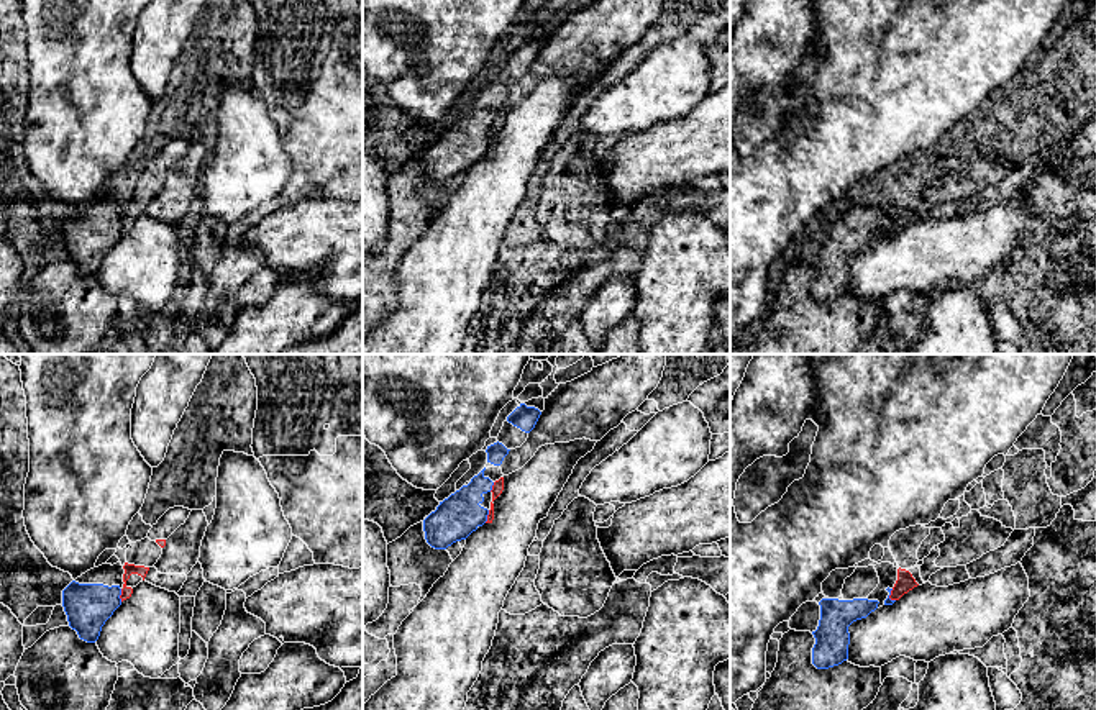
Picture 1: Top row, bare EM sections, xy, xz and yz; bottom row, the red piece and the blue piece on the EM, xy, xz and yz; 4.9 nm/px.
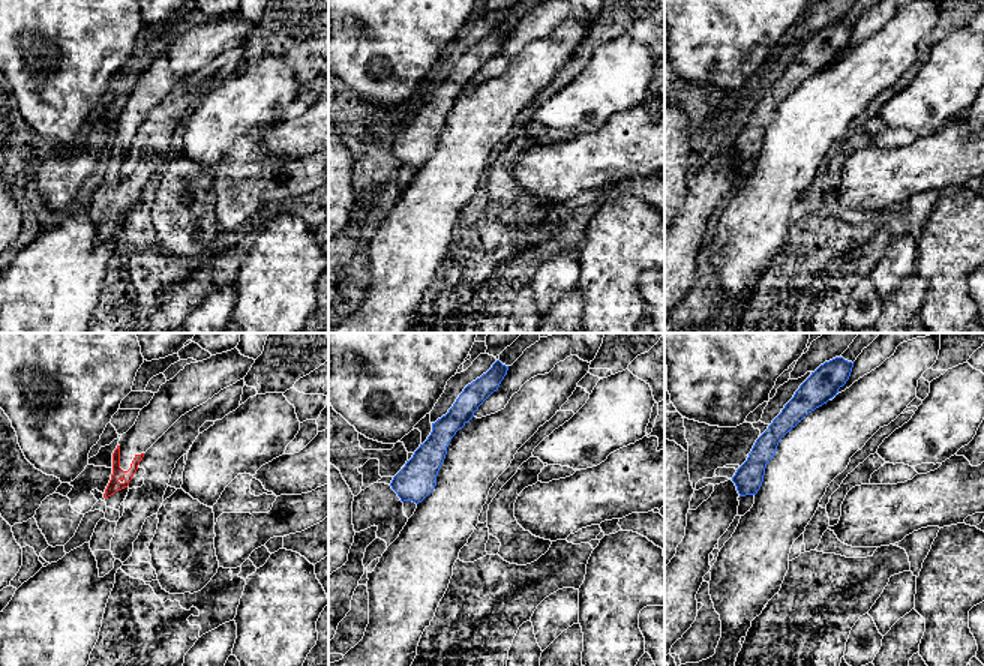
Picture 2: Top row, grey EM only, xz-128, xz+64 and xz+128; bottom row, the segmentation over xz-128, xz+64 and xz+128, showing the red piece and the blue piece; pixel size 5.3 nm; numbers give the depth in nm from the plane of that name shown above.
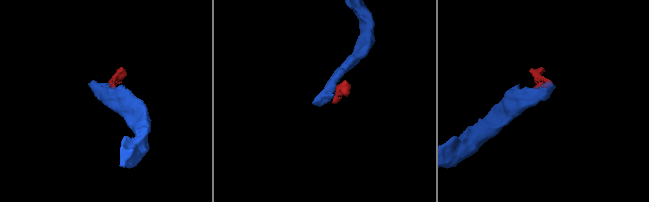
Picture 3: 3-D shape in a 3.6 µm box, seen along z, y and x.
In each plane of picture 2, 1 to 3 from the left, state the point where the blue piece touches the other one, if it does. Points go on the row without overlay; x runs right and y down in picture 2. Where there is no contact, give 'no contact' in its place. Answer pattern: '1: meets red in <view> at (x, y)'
1: no contact
2: no contact
3: no contact

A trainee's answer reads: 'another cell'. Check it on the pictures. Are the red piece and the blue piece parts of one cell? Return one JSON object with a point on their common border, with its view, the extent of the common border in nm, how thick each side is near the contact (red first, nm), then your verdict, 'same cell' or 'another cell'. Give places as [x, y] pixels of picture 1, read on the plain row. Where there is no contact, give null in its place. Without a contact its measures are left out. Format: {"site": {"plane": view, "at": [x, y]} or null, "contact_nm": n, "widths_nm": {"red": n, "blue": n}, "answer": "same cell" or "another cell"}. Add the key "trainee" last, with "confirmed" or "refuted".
{"site": {"plane": "xy", "at": [120, 228]}, "contact_nm": 60, "widths_nm": {"red": 50, "blue": 220}, "answer": "another cell", "trainee": "confirmed"}

